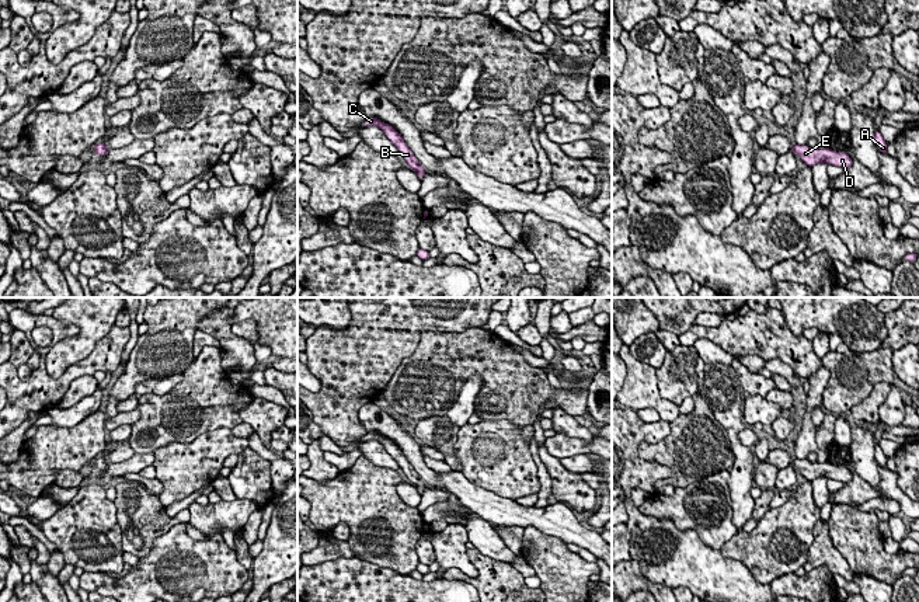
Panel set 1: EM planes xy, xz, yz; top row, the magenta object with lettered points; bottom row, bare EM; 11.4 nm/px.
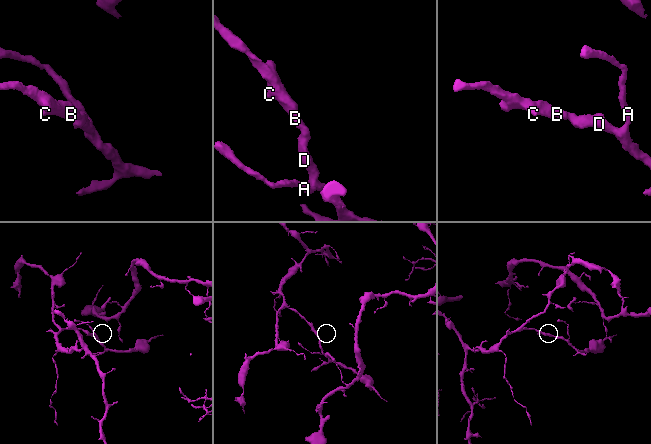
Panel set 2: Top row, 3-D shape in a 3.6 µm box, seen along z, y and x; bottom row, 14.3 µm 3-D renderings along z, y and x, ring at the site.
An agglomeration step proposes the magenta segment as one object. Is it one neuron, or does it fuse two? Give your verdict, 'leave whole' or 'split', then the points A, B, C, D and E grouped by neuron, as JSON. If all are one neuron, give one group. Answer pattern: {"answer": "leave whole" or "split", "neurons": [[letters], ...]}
{"answer": "leave whole", "neurons": [["A", "B", "C", "D", "E"]]}

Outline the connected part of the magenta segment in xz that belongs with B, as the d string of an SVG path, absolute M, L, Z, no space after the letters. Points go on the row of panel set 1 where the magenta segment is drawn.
M369 118L363 122L363 126L379 126L389 140L397 147L400 154L405 159L408 168L414 170L420 180L422 180L427 170L420 164L411 149L404 142L403 136L389 123L382 122L377 118Z

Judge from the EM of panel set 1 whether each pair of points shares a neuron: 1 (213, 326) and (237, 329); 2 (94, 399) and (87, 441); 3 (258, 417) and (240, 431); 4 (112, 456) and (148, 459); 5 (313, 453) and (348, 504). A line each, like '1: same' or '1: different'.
1: different
2: different
3: different
4: different
5: different

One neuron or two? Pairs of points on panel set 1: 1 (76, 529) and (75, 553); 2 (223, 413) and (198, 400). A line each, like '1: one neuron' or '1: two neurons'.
1: one neuron
2: one neuron

